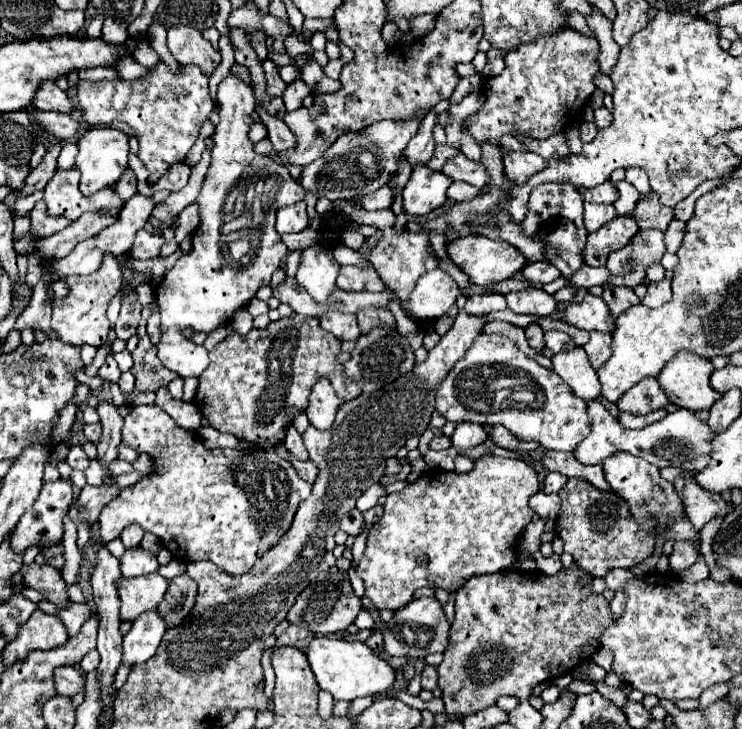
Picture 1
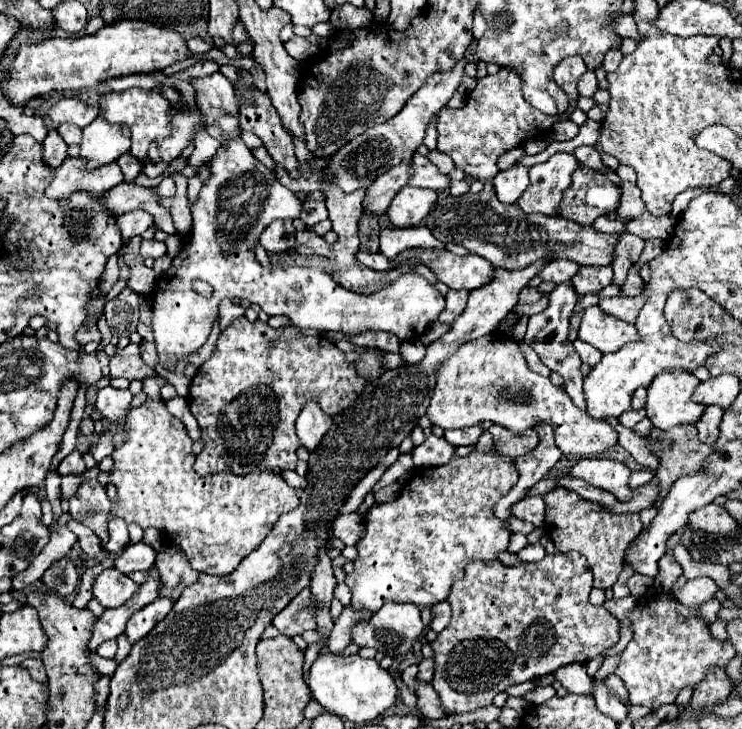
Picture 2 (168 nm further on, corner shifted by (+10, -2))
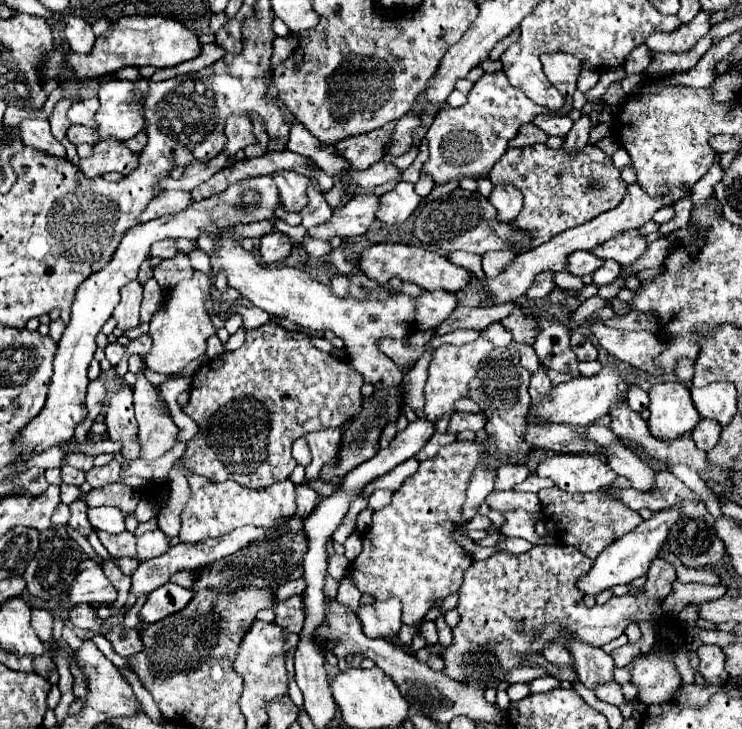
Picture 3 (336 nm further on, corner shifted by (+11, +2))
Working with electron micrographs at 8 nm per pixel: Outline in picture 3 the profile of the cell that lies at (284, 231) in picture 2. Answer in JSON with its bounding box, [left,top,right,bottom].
[260,231,292,265]

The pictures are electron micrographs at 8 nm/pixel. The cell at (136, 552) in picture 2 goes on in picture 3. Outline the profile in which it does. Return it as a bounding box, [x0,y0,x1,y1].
[136,529,170,561]

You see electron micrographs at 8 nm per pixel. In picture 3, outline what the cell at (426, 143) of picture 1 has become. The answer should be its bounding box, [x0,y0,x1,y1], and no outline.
[308,195,378,241]

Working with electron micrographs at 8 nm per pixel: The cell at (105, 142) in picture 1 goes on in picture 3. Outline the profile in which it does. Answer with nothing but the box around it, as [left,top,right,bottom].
[96,77,148,141]

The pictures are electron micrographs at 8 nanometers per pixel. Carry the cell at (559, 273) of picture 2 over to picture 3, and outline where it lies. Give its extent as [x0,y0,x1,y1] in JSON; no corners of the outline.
[568,251,604,277]

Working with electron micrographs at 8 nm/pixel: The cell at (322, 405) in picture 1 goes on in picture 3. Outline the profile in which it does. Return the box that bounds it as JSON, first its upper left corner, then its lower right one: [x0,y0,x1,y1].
[306,429,340,481]

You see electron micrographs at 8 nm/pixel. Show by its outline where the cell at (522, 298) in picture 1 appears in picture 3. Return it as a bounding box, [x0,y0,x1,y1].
[526,273,556,299]

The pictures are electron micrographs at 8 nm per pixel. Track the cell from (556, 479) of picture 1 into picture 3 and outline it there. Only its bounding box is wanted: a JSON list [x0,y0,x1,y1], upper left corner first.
[514,473,554,493]

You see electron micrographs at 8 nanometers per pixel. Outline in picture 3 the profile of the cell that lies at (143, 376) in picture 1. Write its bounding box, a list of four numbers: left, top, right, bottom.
[104,343,126,365]

